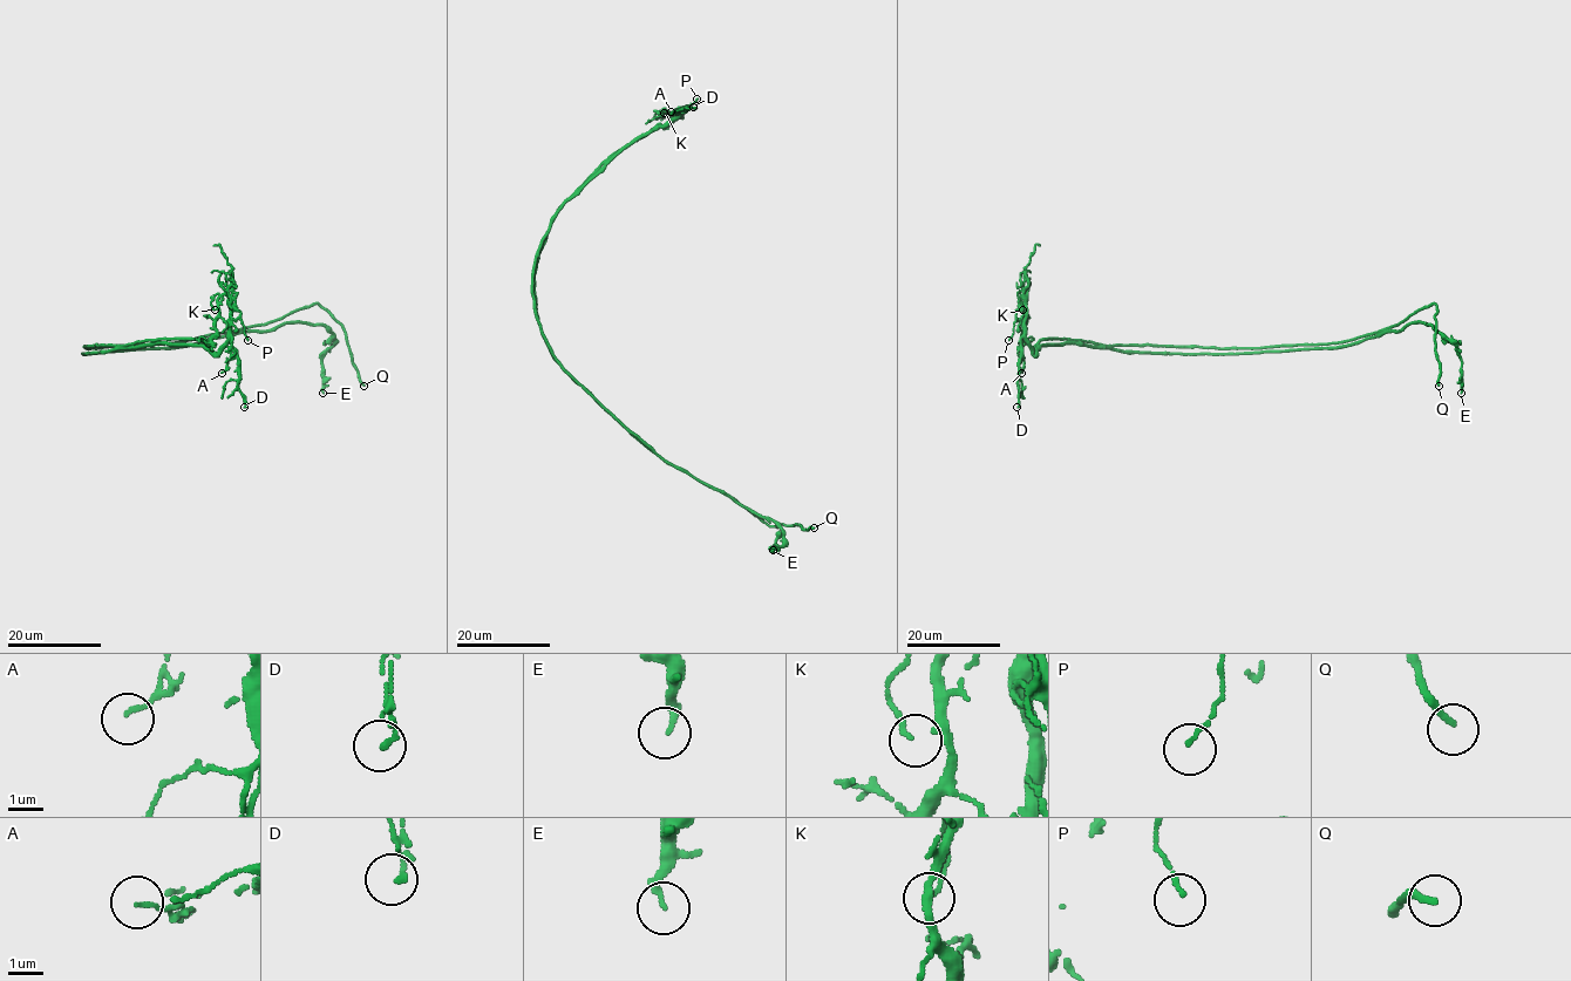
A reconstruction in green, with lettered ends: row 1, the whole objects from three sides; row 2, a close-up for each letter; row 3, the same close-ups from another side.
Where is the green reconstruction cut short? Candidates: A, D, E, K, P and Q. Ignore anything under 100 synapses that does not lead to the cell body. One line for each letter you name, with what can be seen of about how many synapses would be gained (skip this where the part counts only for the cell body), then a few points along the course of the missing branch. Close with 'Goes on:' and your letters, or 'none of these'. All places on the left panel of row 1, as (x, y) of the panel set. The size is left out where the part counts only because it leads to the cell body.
Q: missing branch runs (364, 386), (368, 399), (361, 404), (360, 400), (349, 416), (348, 410), (356, 410), (360, 428)
Goes on: Q

